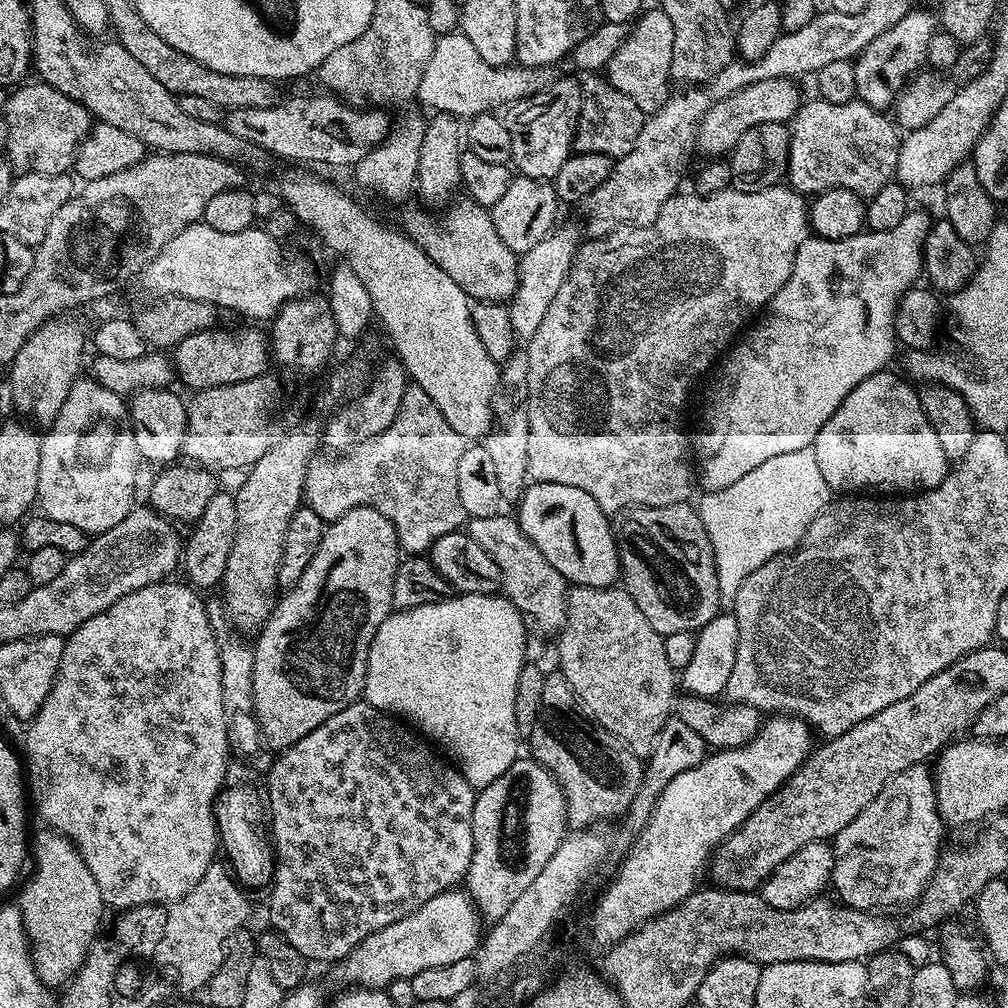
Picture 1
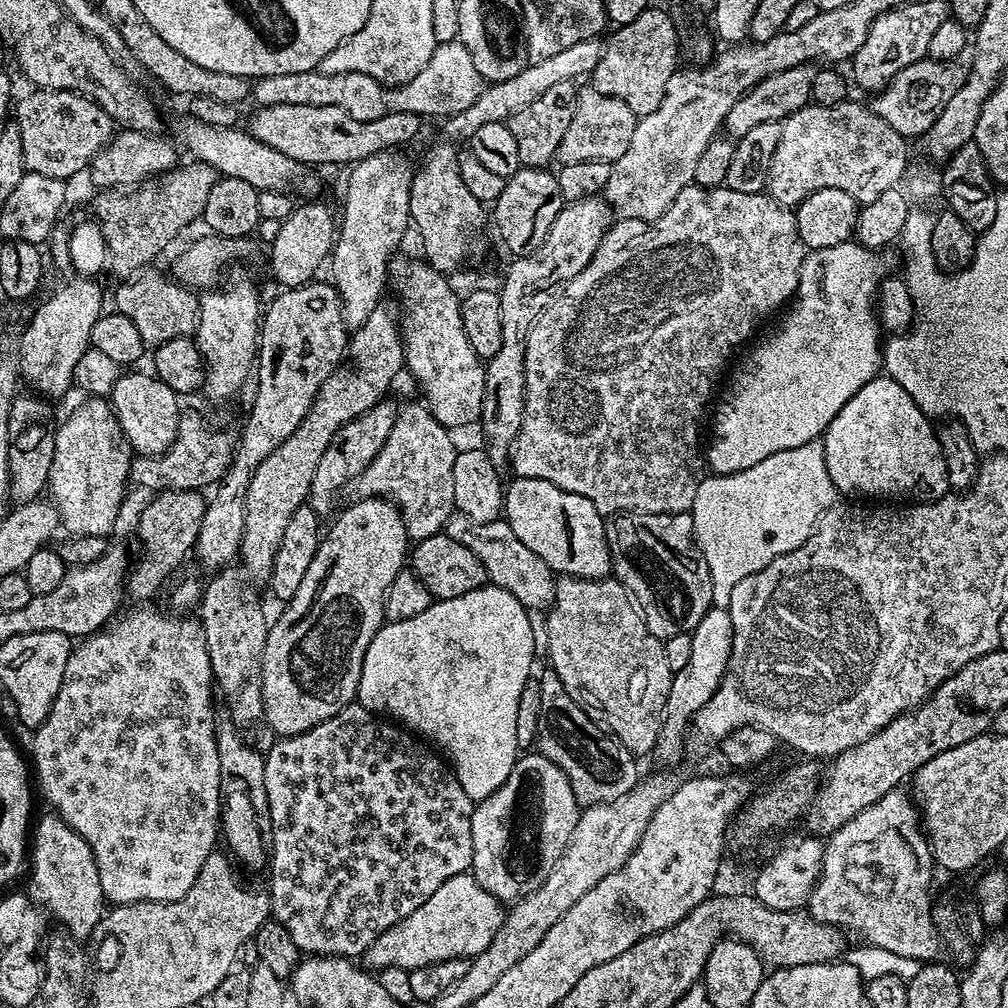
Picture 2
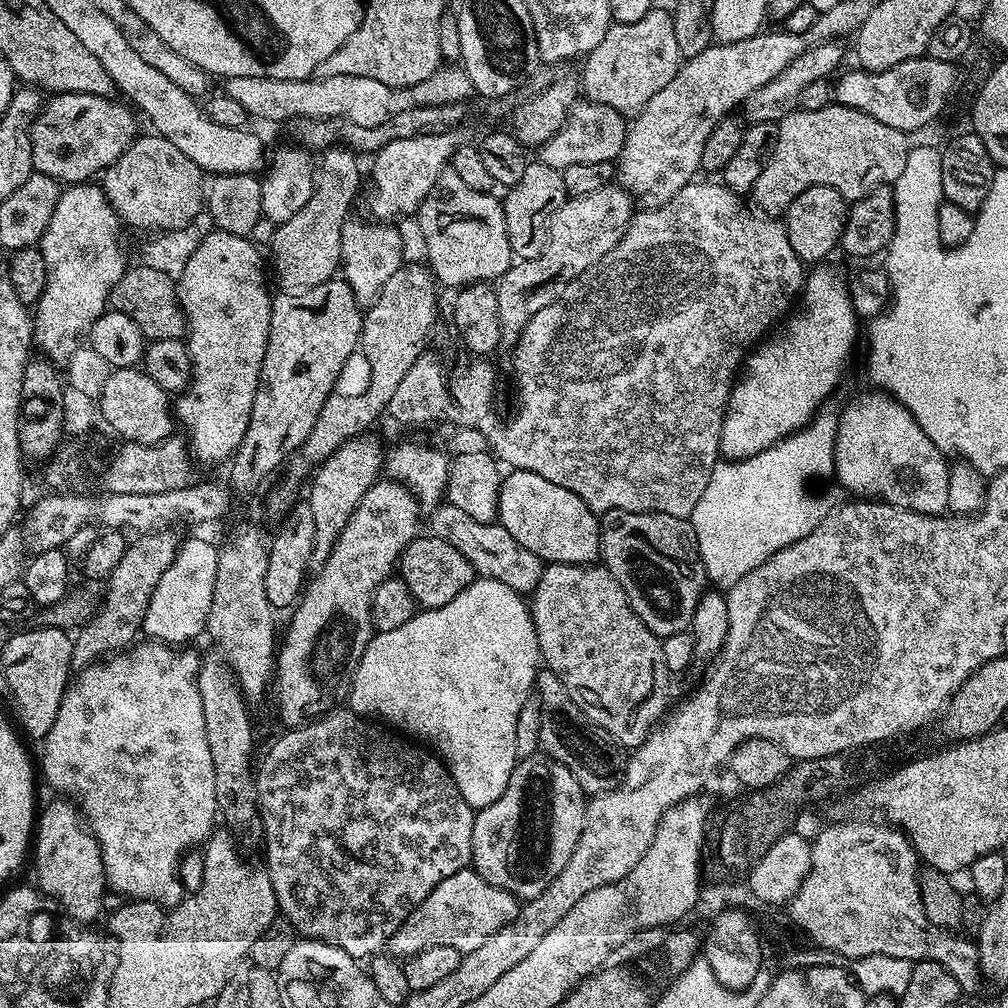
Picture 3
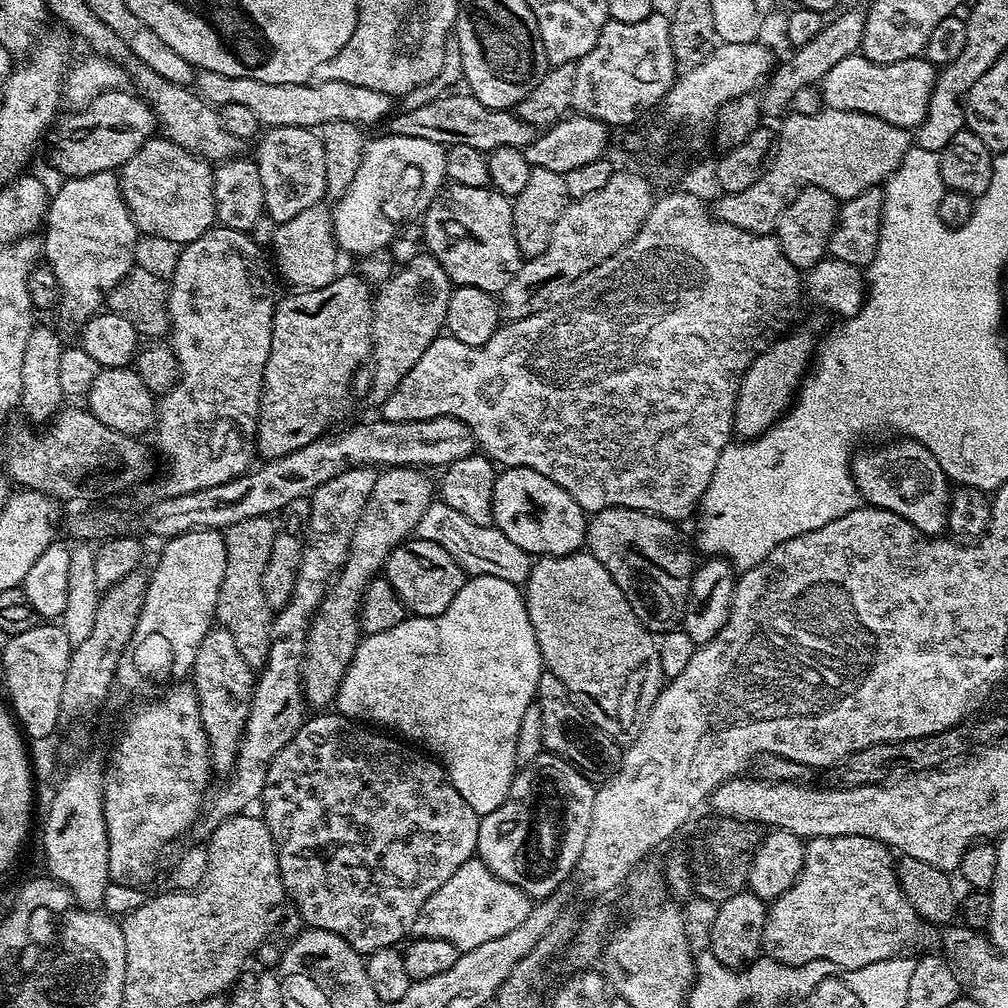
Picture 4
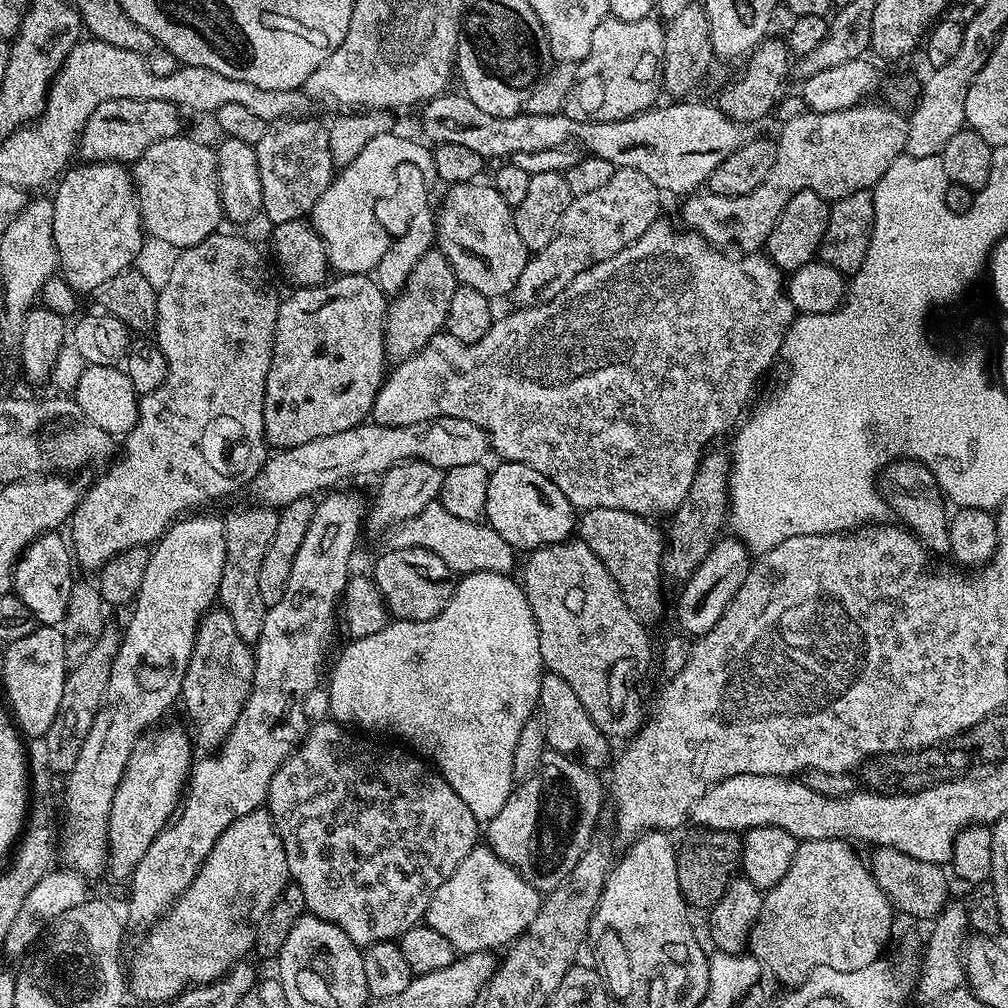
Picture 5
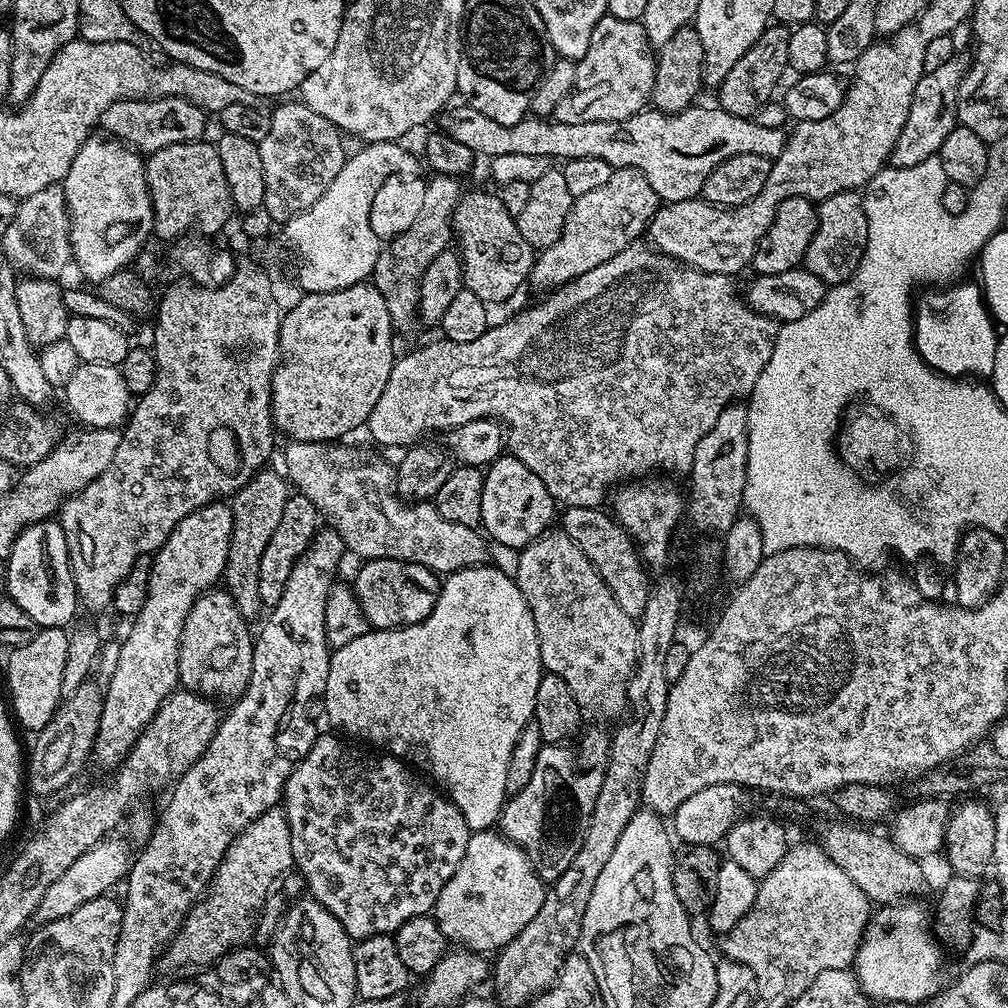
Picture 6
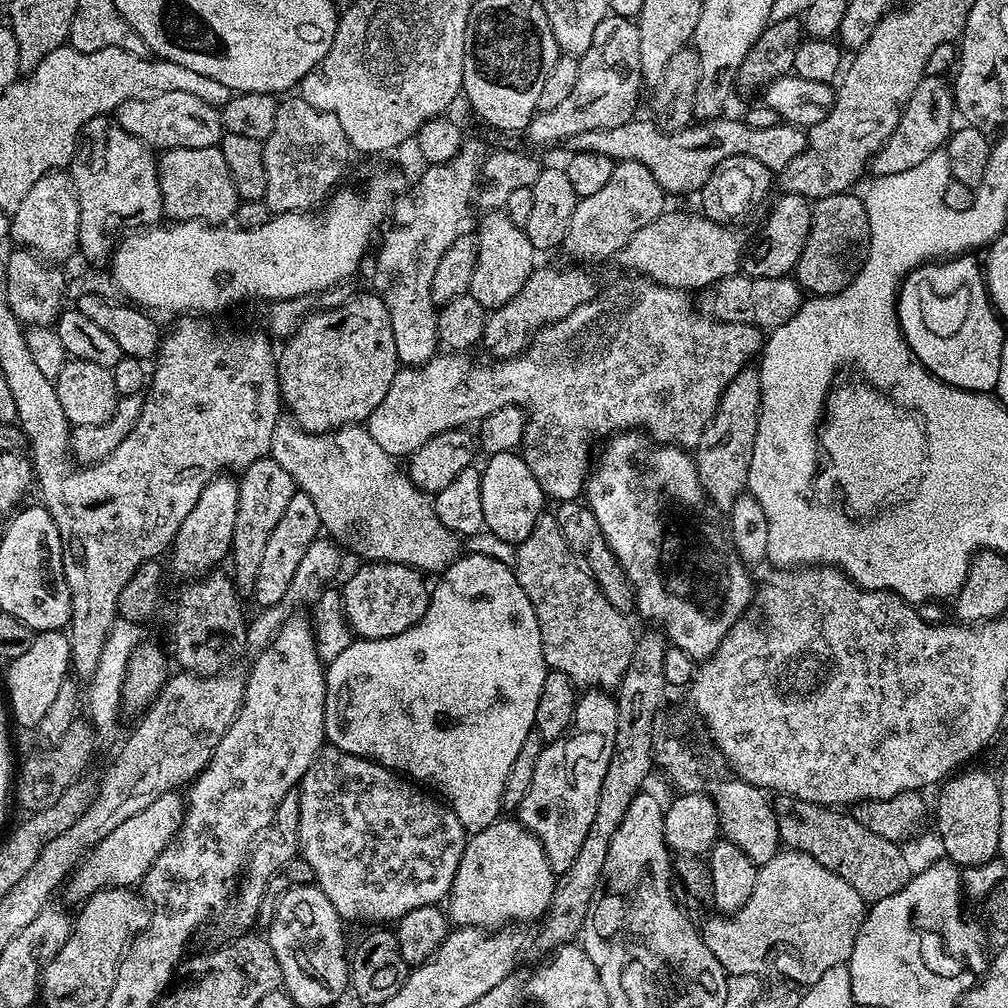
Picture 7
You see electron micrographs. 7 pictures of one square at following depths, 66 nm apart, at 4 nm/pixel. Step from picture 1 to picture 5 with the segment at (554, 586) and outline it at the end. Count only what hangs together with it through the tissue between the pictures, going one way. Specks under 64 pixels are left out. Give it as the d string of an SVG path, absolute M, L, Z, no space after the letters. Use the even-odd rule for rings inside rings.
M438 502L426 506L422 514L395 525L387 536L388 548L421 548L433 552L456 574L469 572L508 574L513 571L511 568L515 566L516 556L518 556L517 549L512 548L510 542L506 542L506 538L502 538L502 534L495 532L488 523L462 522L462 518L454 518L454 514L450 514L450 510L446 510L446 506Z

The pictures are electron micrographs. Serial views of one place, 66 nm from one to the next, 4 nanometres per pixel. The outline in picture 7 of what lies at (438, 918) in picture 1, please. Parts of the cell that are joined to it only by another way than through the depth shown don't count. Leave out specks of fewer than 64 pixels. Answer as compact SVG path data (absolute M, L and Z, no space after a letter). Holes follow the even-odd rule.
M501 818L486 826L486 830L471 833L465 839L462 862L458 862L452 888L446 897L446 915L453 925L485 930L516 926L519 925L516 924L519 920L539 921L552 904L552 896L557 887L557 873L552 871L536 835L529 828L525 828L519 819Z

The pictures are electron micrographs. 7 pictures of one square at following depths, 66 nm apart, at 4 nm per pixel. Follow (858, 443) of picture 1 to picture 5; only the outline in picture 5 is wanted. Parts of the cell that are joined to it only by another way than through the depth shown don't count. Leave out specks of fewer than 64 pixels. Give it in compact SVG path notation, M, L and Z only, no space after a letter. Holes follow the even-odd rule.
M893 462L885 466L878 477L878 487L891 515L933 553L947 553L950 549L949 517L944 516L946 497L936 484L934 474L924 464Z

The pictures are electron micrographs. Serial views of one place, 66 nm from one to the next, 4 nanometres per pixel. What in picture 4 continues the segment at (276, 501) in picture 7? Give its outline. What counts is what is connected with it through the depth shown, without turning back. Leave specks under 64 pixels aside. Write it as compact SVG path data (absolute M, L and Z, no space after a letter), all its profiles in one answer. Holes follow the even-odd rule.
M255 516L242 522L234 522L223 529L226 546L226 574L222 578L222 590L218 590L216 619L219 627L225 628L238 646L238 654L246 660L253 670L263 668L270 652L272 637L272 617L274 609L262 594L262 574L266 574L266 562L270 562L270 549L278 524L272 516Z

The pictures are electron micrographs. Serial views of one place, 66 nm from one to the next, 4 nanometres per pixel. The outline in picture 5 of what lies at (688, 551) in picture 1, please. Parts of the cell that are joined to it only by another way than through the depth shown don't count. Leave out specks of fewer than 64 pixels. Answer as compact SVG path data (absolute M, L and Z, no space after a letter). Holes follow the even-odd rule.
M586 508L578 516L578 536L598 554L602 566L610 570L610 578L618 582L620 592L624 595L626 606L639 620L651 622L656 620L664 612L664 596L660 593L660 580L662 581L662 561L666 551L665 541L662 539L662 532L655 528L651 519L643 516L635 516L621 508Z

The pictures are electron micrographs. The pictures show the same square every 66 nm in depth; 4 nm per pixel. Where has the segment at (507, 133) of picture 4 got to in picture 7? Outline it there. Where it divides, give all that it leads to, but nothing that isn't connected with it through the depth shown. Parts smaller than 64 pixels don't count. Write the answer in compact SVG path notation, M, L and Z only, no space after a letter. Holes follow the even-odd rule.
M717 118L693 123L680 132L661 132L659 126L651 119L627 120L622 126L614 126L606 130L586 130L574 137L574 148L578 152L606 154L614 161L633 160L642 162L650 174L663 188L665 193L692 192L699 193L704 187L706 178L722 162L722 158L730 158L734 154L746 154L750 158L758 158L762 166L766 166L774 174L779 174L808 144L805 129L794 124L779 123L769 126L766 130L754 130L743 119L728 120Z

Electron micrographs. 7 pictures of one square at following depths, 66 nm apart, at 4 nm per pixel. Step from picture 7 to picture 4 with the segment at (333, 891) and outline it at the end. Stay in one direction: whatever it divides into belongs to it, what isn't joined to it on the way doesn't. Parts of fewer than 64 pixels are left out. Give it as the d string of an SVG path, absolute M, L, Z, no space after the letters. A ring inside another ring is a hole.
M335 710L312 715L309 715L300 725L298 734L294 734L294 738L290 738L290 742L286 742L286 746L282 746L282 750L278 750L278 754L270 762L270 770L266 770L266 786L262 797L262 805L264 804L262 819L273 836L285 897L296 907L301 921L307 927L330 930L330 934L338 934L343 940L350 942L350 946L354 946L354 950L358 953L367 954L379 948L399 945L411 933L422 906L426 906L426 898L430 898L430 894L434 894L434 890L438 890L438 886L442 886L442 882L454 878L454 870L458 870L458 866L462 866L462 862L471 860L477 855L480 817L464 801L462 794L458 794L458 790L454 790L454 786L448 780L448 773L445 772L444 765L431 755L425 754L419 747L413 746L395 735L381 734L363 723L340 715Z

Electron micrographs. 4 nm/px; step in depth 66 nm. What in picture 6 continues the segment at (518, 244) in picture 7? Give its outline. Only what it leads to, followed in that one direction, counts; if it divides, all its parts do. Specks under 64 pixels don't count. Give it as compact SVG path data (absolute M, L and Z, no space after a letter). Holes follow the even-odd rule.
M465 191L452 215L452 230L464 263L464 286L489 306L508 300L520 287L525 287L532 273L534 250L522 238L516 218L502 206L499 195Z

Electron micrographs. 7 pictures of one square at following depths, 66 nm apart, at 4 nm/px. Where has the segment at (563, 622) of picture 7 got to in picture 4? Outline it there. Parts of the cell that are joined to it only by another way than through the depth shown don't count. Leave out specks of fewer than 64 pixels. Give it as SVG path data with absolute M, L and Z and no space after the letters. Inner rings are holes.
M587 550L571 552L565 556L542 556L533 563L522 591L524 593L524 605L530 614L530 626L534 626L534 638L538 638L543 667L552 672L554 678L558 678L558 682L562 682L562 686L566 686L566 690L570 690L570 694L576 699L577 704L583 708L589 720L598 725L607 736L612 737L621 746L632 744L634 738L638 738L638 734L642 730L642 726L646 722L661 688L664 687L666 677L662 674L662 662L658 658L660 645L657 637L649 632L648 627L638 618L638 614L634 614L626 594L618 586L618 582L614 582L614 578L610 578L610 570L606 570L606 566L602 566L602 562L598 562L598 558L594 558L592 553Z

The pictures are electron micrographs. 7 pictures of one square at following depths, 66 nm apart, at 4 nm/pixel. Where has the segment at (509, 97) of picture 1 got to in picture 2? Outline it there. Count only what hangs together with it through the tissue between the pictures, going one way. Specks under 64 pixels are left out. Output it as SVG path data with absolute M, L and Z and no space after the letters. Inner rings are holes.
M459 42L439 44L437 43L434 54L414 78L405 84L389 86L370 78L366 74L357 72L343 72L342 74L322 74L321 72L303 72L302 74L270 74L261 76L251 85L250 96L261 108L268 106L338 106L338 110L346 110L350 118L358 118L358 122L374 122L376 118L386 118L388 112L394 114L414 114L421 118L427 116L441 116L447 118L457 116L466 106L472 105L478 99L478 94L485 90L486 82L478 74L474 66L474 58L470 58L470 50Z

